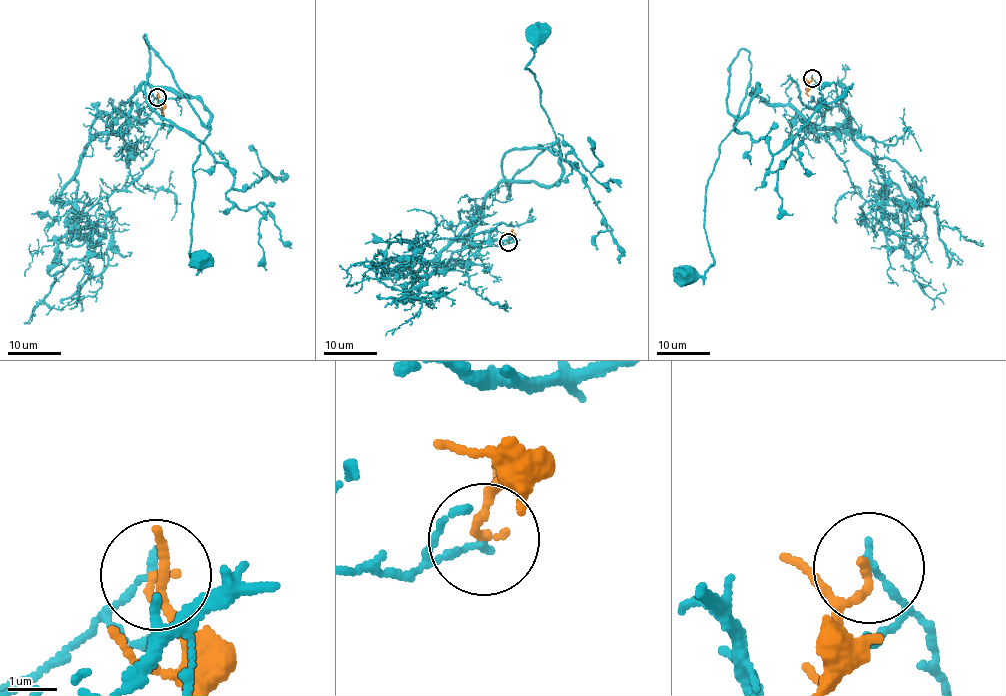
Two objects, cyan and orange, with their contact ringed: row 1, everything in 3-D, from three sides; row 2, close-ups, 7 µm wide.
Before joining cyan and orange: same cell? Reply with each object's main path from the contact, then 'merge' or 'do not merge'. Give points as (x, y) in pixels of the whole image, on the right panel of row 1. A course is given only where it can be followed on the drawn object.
course cyan (812, 78), (850, 126), (808, 124), (751, 86), (707, 184), (713, 265), (682, 274); course orange (812, 78), (806, 94), (808, 95); do not merge

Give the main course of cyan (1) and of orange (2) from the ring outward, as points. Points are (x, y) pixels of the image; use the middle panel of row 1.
1: (508, 243), (468, 246), (435, 264), (500, 182), (559, 179), (558, 142), (525, 65), (535, 32)
2: (508, 243), (511, 230), (513, 231)

